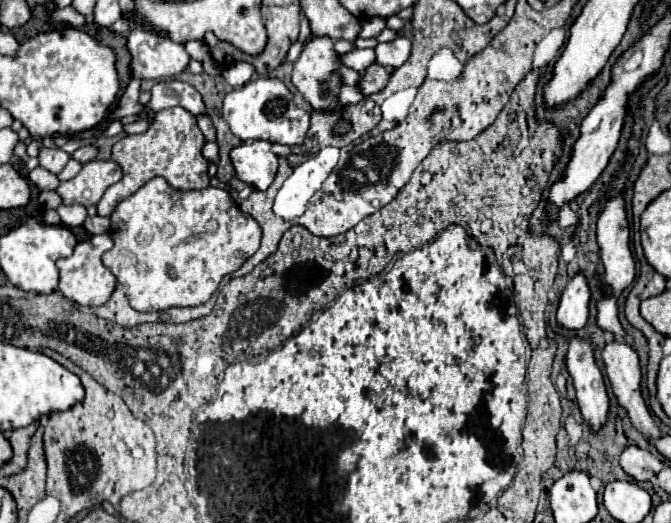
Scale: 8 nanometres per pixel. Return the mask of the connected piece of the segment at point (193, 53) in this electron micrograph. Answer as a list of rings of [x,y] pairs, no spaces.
[[[187,42],[185,50],[193,60],[199,60],[199,62],[205,62],[211,58],[209,48],[205,48],[205,42]]]

